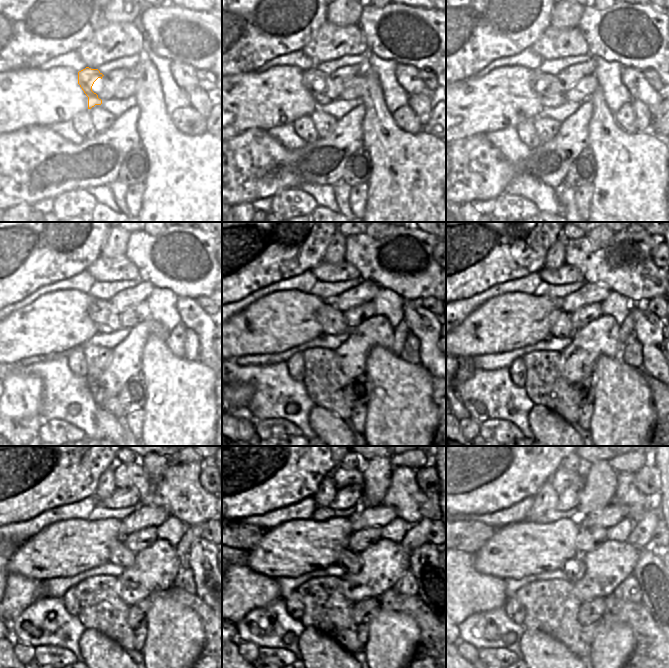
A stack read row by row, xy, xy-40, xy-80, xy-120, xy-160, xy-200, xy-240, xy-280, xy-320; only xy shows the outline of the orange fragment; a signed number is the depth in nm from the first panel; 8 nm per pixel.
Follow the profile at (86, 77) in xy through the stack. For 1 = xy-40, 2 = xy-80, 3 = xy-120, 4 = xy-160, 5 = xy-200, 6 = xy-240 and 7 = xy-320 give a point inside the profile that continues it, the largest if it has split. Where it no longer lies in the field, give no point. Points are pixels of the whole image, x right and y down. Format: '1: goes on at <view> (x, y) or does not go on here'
1: goes on at xy-40 (309, 76)
2: goes on at xy-80 (551, 97)
3: goes on at xy-120 (106, 321)
4: goes on at xy-160 (332, 321)
5: goes on at xy-200 (561, 327)
6: goes on at xy-240 (119, 555)
7: goes on at xy-320 (574, 568)

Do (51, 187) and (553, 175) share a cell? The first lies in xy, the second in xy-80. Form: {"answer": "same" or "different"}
{"answer": "same"}

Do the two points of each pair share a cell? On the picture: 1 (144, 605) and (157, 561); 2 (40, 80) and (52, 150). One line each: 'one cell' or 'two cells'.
1: two cells
2: two cells

